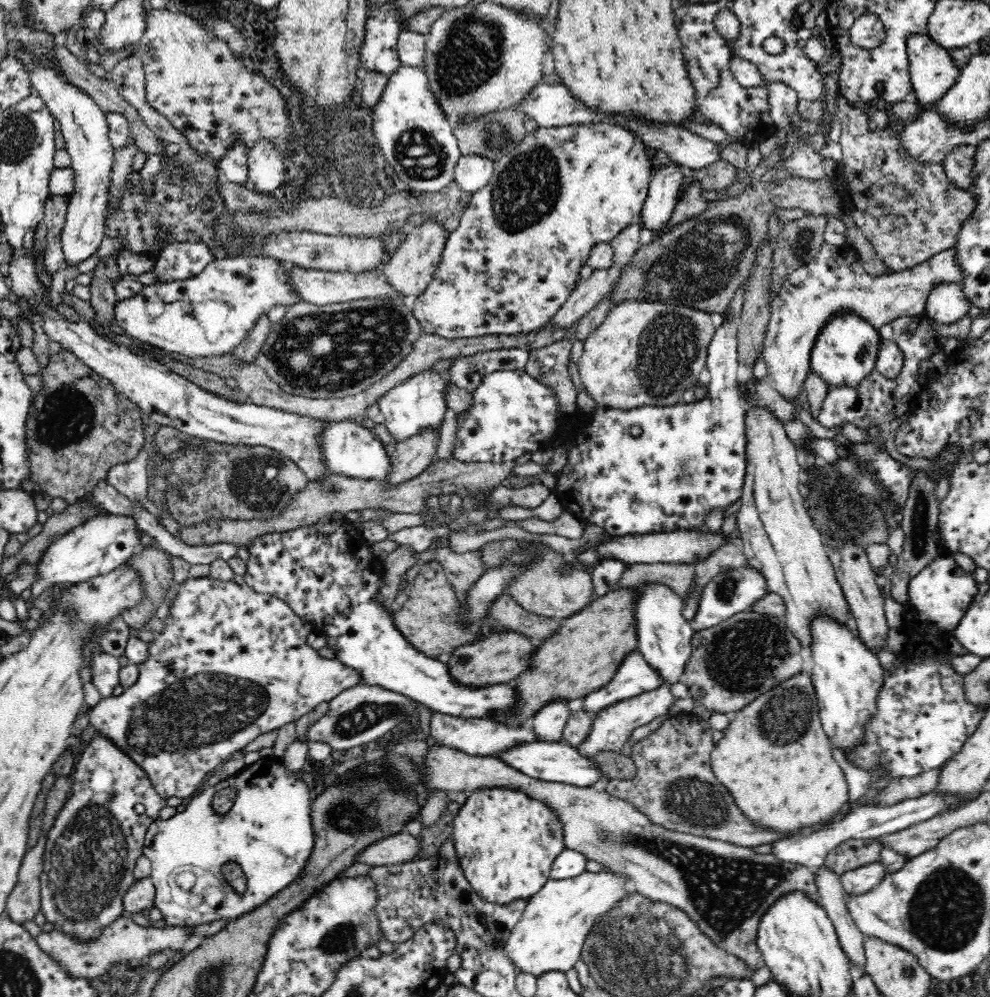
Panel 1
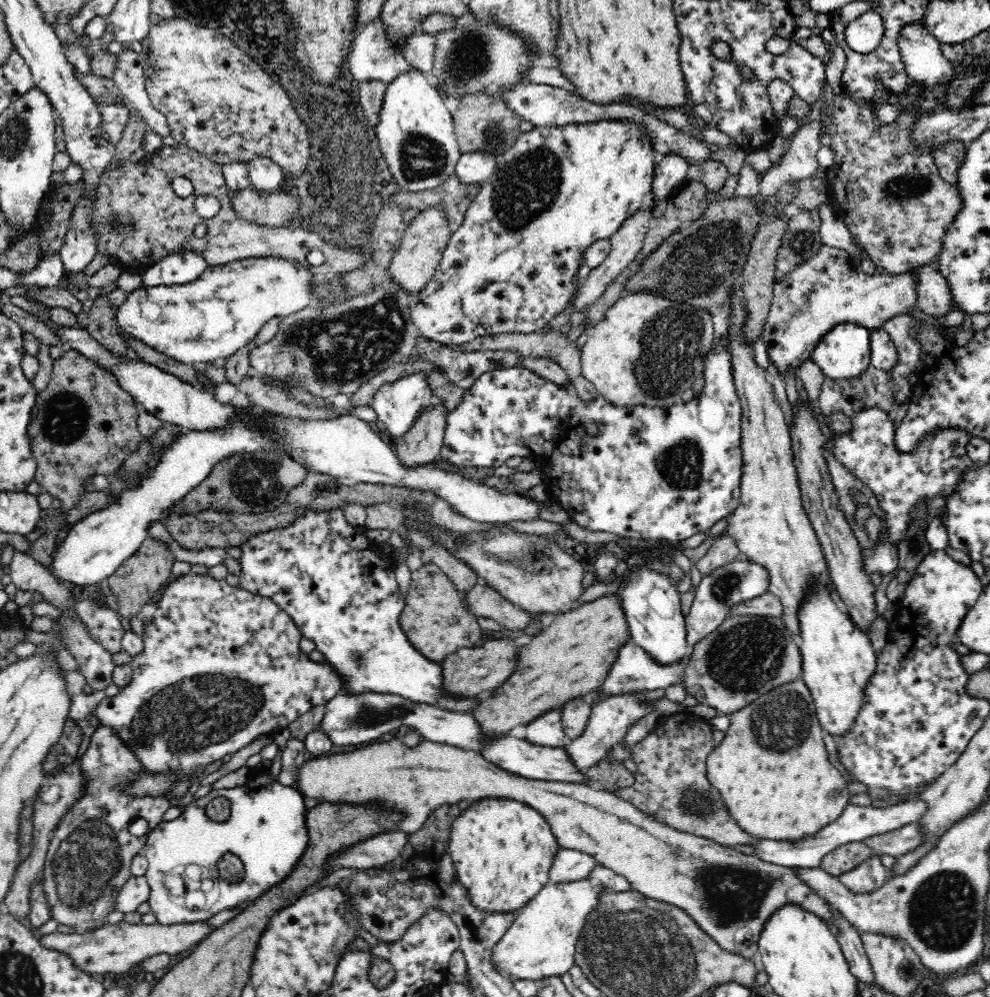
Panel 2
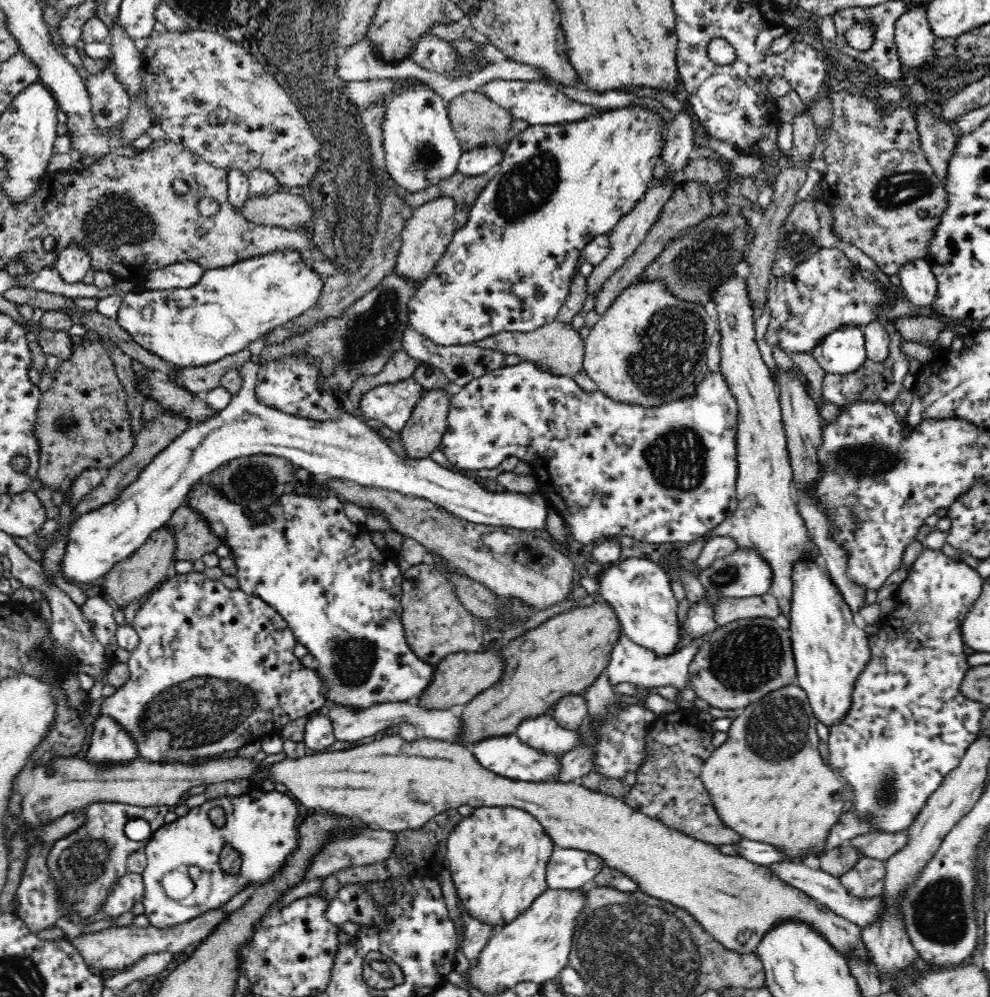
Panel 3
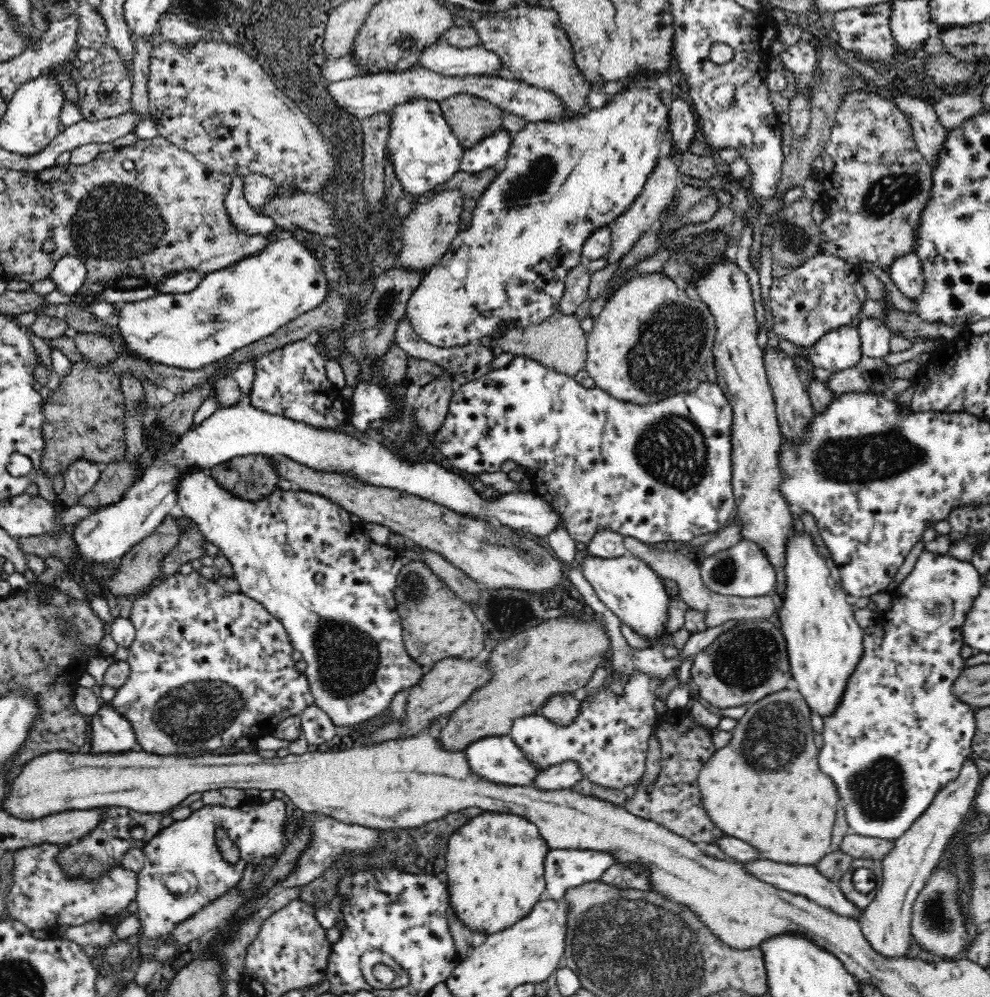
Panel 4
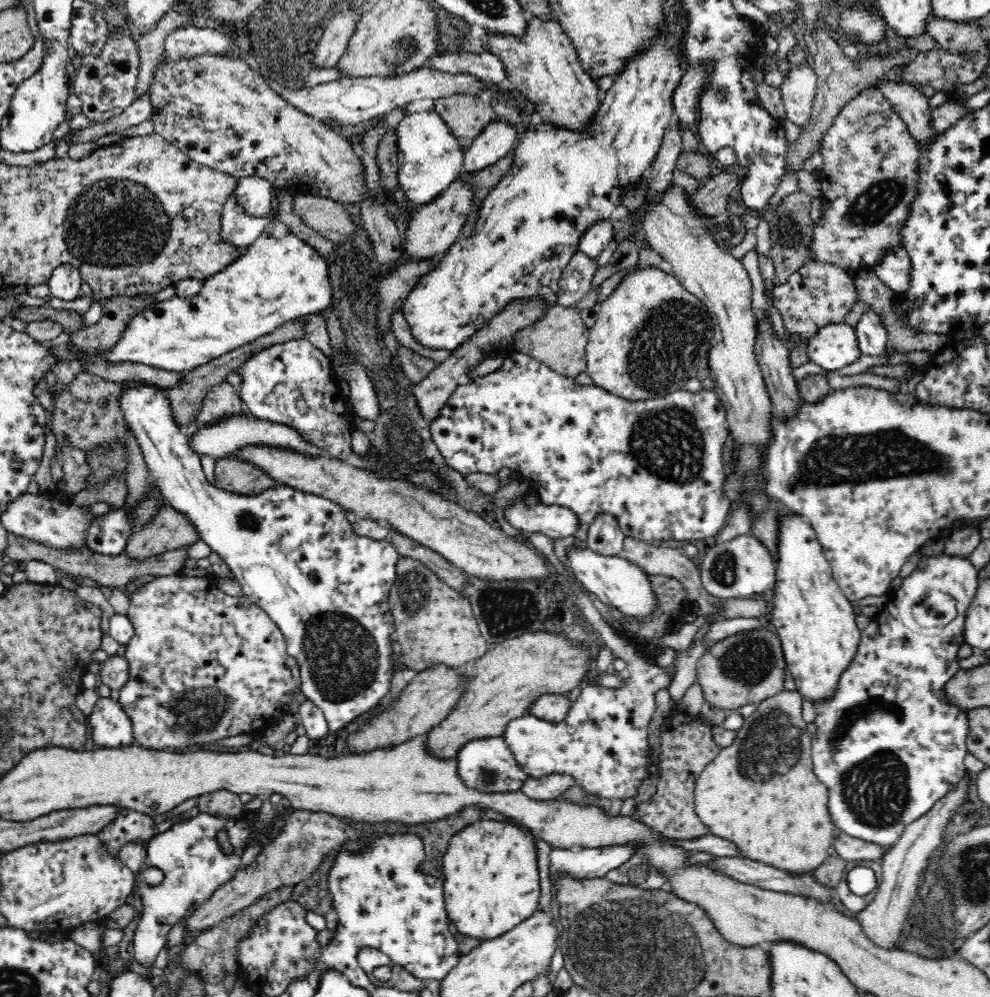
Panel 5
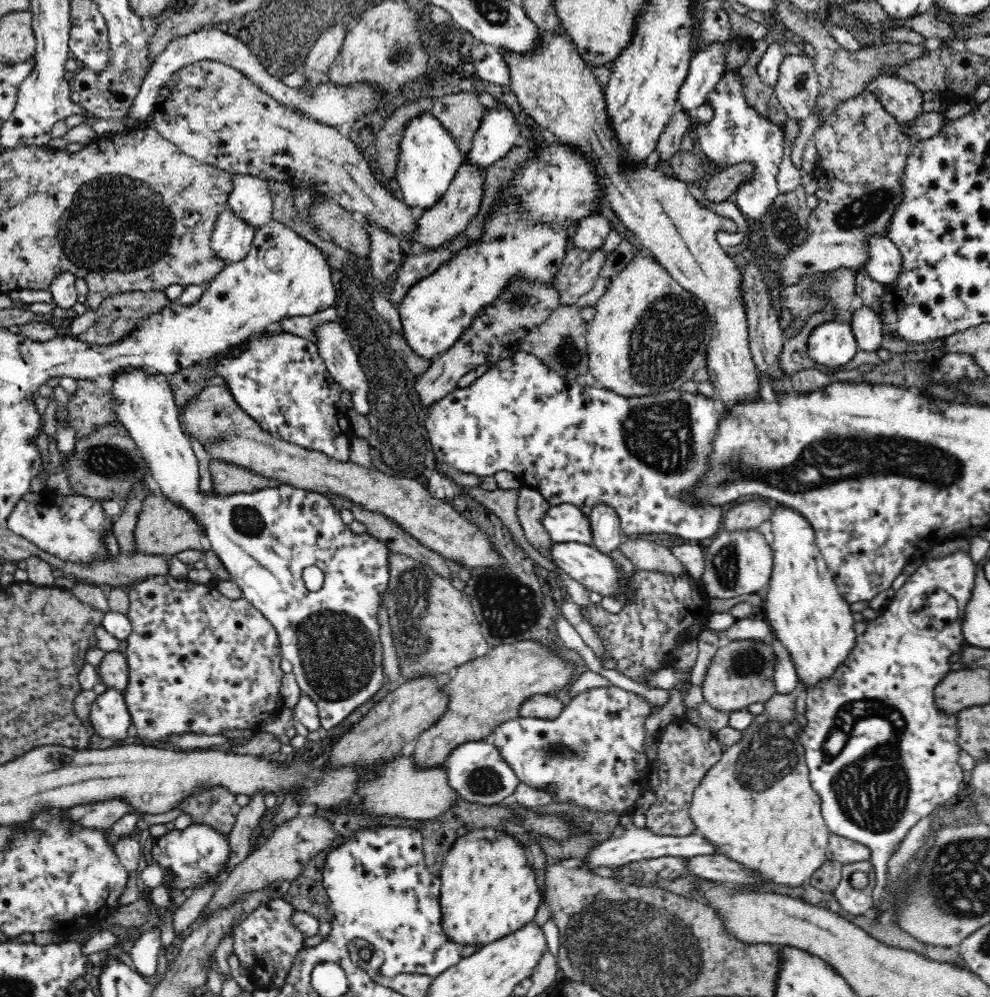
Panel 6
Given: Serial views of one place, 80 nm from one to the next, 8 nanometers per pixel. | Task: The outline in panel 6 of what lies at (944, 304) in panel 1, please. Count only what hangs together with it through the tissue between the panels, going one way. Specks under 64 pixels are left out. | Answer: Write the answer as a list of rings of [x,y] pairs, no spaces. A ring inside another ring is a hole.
[[[886,236],[868,238],[869,257],[864,264],[865,271],[884,285],[892,284],[899,275],[901,254],[898,247]]]

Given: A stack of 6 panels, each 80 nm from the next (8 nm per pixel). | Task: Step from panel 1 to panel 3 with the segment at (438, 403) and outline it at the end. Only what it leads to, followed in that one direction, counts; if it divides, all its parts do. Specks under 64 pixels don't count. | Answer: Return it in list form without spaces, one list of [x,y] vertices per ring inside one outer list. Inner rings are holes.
[[[412,377],[370,389],[361,395],[361,420],[381,420],[390,430],[400,433],[410,420],[413,408],[424,391]]]

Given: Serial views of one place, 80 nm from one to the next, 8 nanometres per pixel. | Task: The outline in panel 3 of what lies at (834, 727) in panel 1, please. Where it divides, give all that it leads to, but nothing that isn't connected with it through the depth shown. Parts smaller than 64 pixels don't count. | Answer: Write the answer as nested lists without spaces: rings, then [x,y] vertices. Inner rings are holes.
[[[802,559],[793,568],[792,608],[790,608],[790,622],[785,623],[792,638],[792,653],[794,653],[795,667],[799,687],[807,694],[812,711],[816,719],[828,728],[840,724],[851,707],[851,694],[855,688],[856,679],[872,660],[869,636],[864,629],[854,624],[850,606],[845,604],[844,598],[836,589],[833,581],[826,576],[824,570],[816,564],[814,559]]]

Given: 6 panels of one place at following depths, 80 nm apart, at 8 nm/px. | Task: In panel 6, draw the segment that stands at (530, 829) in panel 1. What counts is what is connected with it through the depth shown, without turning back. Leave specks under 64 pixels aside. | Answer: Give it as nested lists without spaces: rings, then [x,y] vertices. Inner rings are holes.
[[[478,828],[470,834],[458,838],[455,844],[444,856],[441,865],[440,908],[442,926],[450,940],[461,944],[480,944],[486,946],[490,942],[500,940],[515,930],[520,930],[528,922],[533,922],[538,904],[540,904],[540,889],[536,885],[535,870],[526,859],[526,846],[516,835],[505,830],[493,828]]]

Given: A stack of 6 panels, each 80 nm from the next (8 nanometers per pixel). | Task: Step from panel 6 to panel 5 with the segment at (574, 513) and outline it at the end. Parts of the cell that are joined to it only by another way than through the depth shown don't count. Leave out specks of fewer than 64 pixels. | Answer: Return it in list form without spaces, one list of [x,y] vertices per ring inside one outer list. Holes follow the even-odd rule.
[[[520,498],[514,504],[508,504],[503,515],[506,520],[523,533],[540,532],[551,539],[576,536],[580,528],[578,515],[566,507],[548,505],[542,502],[529,506]]]

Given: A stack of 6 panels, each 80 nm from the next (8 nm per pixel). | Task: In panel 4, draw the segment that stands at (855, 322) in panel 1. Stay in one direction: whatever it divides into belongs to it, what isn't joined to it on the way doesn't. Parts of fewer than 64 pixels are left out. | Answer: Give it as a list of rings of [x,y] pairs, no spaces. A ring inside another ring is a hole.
[[[844,325],[827,332],[806,353],[813,366],[833,374],[858,366],[863,354],[856,325]]]

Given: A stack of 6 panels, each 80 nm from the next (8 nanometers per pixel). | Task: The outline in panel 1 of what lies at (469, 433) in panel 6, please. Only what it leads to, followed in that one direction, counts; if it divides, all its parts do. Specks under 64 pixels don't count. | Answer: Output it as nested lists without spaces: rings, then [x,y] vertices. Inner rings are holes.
[[[730,319],[724,323],[717,323],[714,336],[708,347],[708,373],[709,381],[707,382],[707,394],[699,401],[693,401],[692,404],[672,404],[671,407],[664,405],[648,405],[632,410],[620,410],[612,408],[594,407],[588,414],[576,415],[570,420],[564,417],[558,409],[558,401],[554,395],[554,389],[548,385],[541,384],[536,378],[527,374],[525,370],[501,370],[492,372],[482,378],[482,382],[478,388],[472,393],[472,406],[457,414],[458,431],[454,448],[452,448],[452,459],[460,462],[507,462],[520,458],[522,454],[533,454],[538,450],[546,448],[554,449],[555,444],[564,446],[568,451],[568,459],[566,465],[555,474],[555,488],[553,493],[558,496],[558,500],[563,504],[564,510],[568,511],[574,518],[579,518],[587,524],[596,524],[603,528],[609,536],[626,536],[630,534],[652,534],[652,532],[672,532],[676,528],[688,530],[688,528],[703,528],[705,526],[704,516],[710,510],[716,508],[728,508],[732,506],[743,493],[743,484],[747,469],[746,443],[747,436],[745,433],[745,412],[747,411],[744,402],[740,399],[740,391],[738,391],[738,372],[742,364],[738,362],[738,329],[734,321]]]

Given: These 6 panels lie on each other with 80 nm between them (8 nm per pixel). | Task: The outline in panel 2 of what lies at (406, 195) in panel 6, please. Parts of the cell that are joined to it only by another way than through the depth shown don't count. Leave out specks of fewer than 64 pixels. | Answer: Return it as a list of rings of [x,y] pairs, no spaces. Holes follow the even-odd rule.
[[[413,68],[387,84],[379,124],[374,130],[390,173],[406,191],[436,188],[455,175],[462,152],[452,116],[429,75]]]

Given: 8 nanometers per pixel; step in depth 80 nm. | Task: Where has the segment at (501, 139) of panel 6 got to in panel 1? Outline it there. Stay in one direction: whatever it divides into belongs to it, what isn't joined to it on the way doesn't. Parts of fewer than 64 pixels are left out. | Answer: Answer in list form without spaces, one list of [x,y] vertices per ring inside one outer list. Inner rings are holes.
[[[462,155],[454,170],[454,181],[464,192],[474,194],[493,176],[493,162],[480,155]]]

